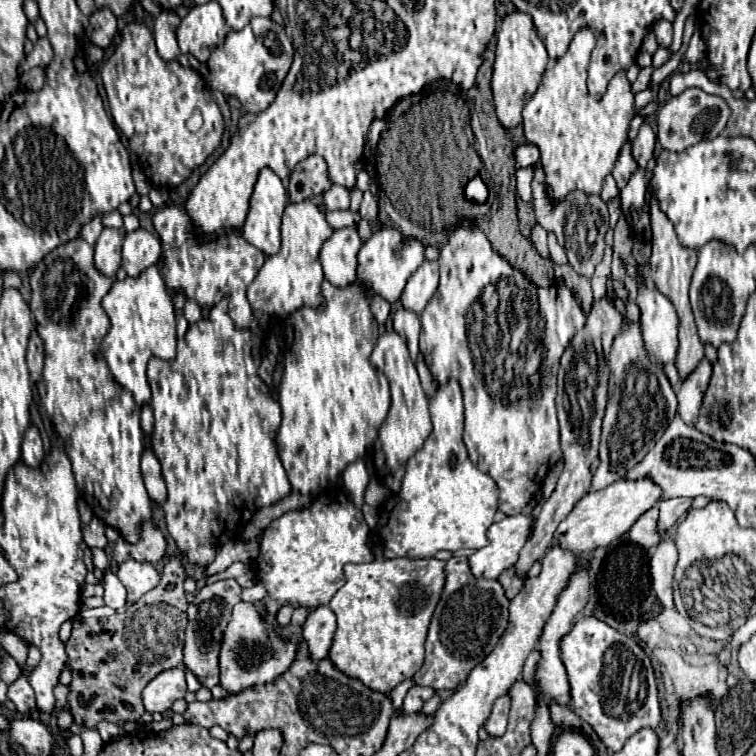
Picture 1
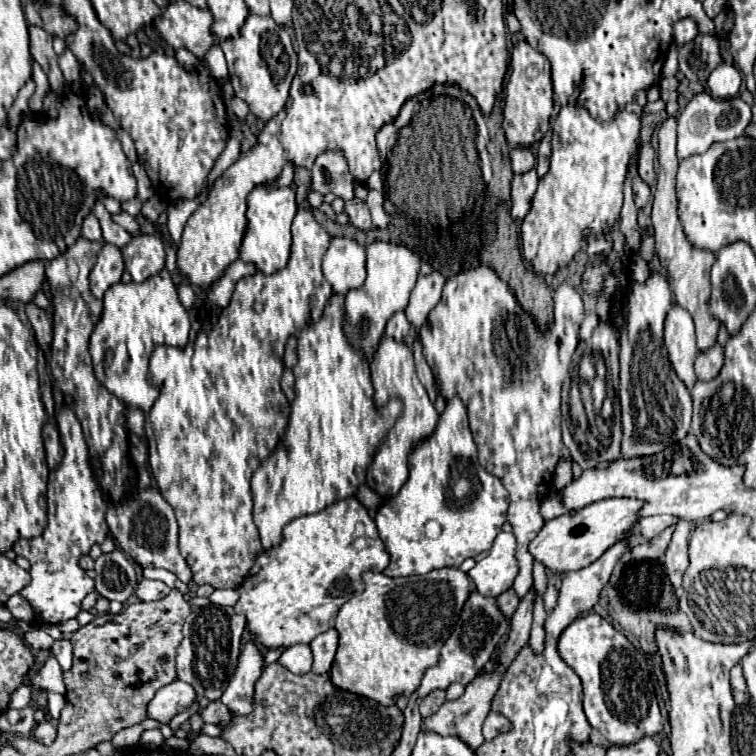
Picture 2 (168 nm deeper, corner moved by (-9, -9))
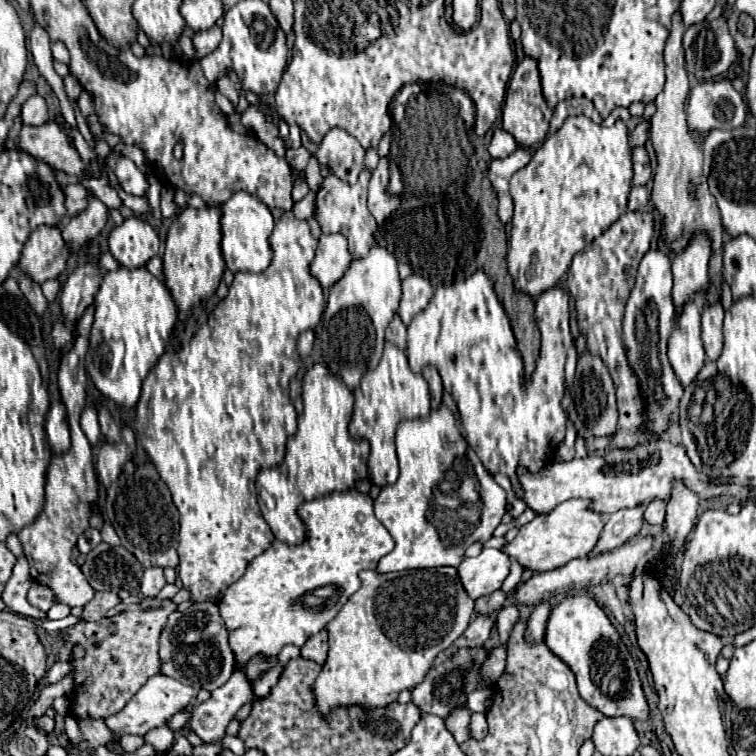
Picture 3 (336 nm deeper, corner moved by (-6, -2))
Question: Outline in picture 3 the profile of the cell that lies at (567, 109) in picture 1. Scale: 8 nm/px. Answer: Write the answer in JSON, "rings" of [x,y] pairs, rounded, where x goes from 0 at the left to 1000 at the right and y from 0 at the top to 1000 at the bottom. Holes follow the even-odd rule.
{"rings":[[[750,155],[742,171],[726,179],[708,200],[702,213],[676,234],[681,284],[671,332],[671,351],[684,385],[692,385],[708,396],[718,385],[734,380],[753,358],[758,337],[779,327],[790,311],[800,308],[829,279],[829,258],[835,253],[837,234],[829,181],[832,179],[824,160],[813,160],[811,168],[795,168],[776,155]]]}

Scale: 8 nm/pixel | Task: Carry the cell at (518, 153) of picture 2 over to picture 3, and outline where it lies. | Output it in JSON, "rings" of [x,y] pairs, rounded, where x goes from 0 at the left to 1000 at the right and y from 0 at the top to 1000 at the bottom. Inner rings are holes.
{"rings":[[[655,171],[652,184],[647,189],[647,205],[649,205],[649,210],[665,210],[665,208],[676,205],[681,197],[684,197],[681,184],[668,171]]]}

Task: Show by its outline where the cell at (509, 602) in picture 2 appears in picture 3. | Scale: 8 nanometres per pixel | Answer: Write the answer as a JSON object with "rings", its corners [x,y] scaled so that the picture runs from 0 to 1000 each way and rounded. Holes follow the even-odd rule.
{"rings":[[[655,782],[655,784],[628,795],[628,811],[631,813],[652,813],[665,803],[665,795],[668,795],[668,784],[665,782]]]}

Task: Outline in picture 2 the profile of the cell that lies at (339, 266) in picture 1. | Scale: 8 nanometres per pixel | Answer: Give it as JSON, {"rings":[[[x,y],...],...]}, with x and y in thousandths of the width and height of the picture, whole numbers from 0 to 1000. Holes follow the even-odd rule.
{"rings":[[[439,315],[426,360],[444,389],[476,381],[484,368],[484,325],[463,315]]]}

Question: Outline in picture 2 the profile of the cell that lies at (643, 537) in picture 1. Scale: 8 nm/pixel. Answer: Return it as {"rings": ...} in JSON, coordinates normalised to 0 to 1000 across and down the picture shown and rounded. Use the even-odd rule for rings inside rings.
{"rings":[[[860,683],[860,685],[849,685],[847,688],[847,701],[849,709],[854,714],[862,714],[865,709],[870,709],[878,698],[884,698],[886,693],[892,693],[892,683]]]}

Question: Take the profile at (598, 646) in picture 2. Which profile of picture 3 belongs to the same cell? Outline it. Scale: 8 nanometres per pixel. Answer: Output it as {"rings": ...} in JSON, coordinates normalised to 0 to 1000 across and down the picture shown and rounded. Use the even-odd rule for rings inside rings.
{"rings":[[[753,787],[729,806],[721,853],[761,890],[769,922],[803,948],[829,946],[856,951],[858,935],[848,911],[840,874],[798,806],[776,787]]]}

